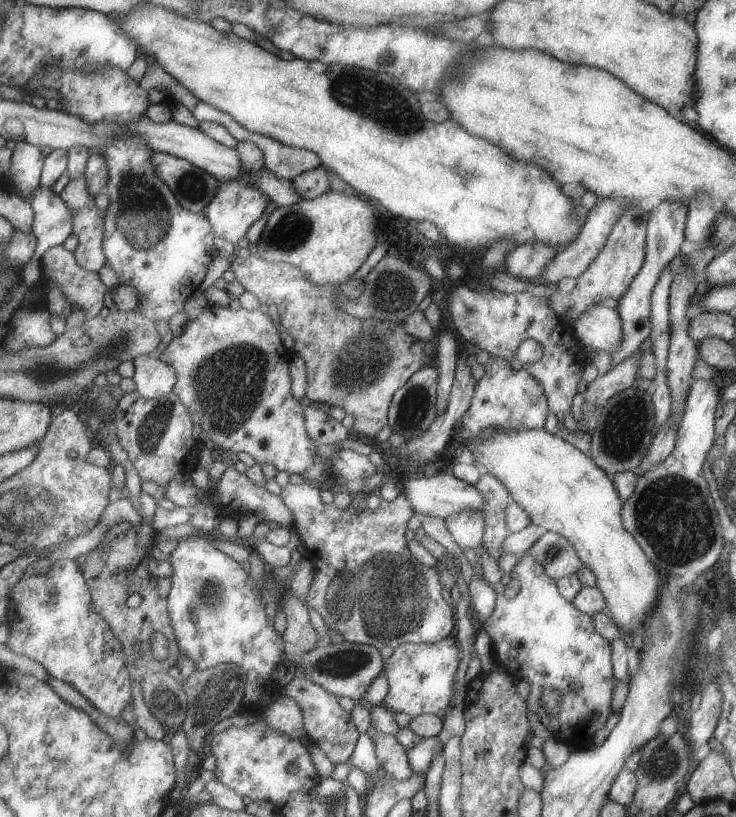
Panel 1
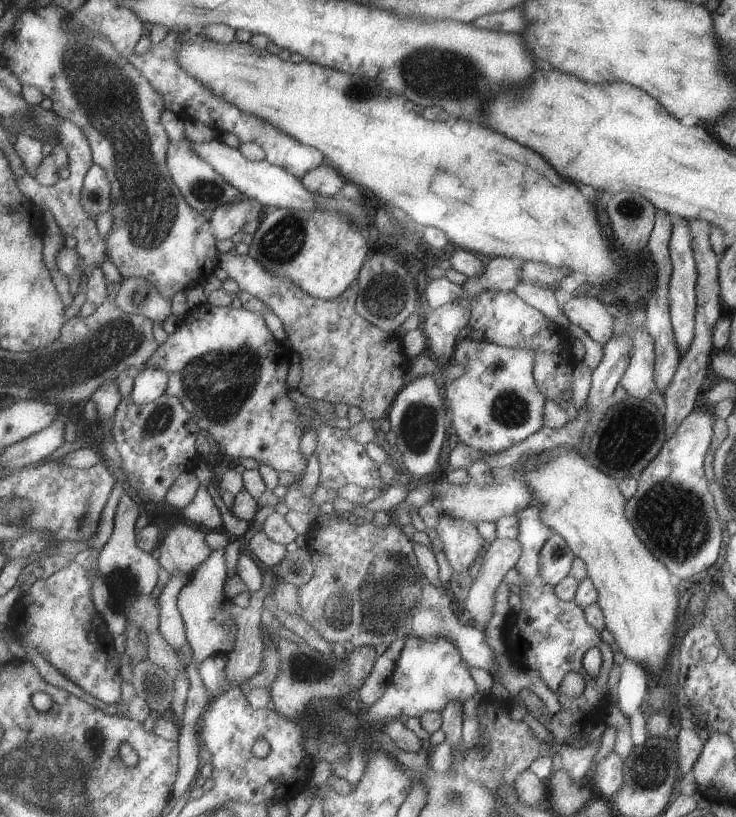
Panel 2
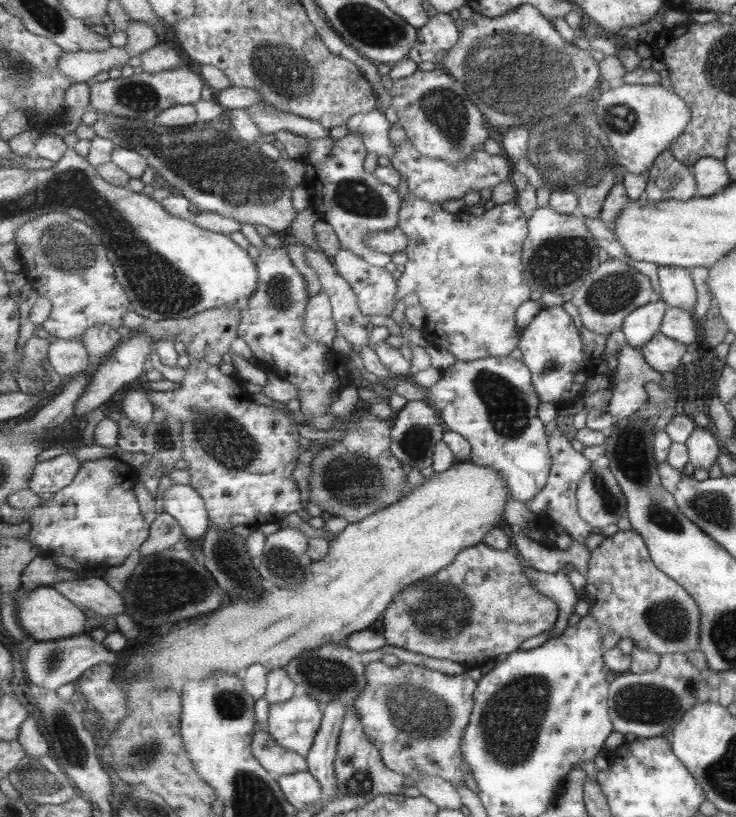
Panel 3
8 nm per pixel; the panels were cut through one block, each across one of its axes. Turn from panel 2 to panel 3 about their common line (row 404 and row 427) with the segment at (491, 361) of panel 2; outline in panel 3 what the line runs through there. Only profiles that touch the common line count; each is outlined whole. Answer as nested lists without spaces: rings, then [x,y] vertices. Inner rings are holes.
[[[489,356],[479,360],[456,361],[454,365],[442,371],[441,380],[430,388],[430,403],[440,412],[448,430],[462,434],[472,444],[469,460],[480,465],[489,465],[500,470],[508,480],[509,494],[513,499],[533,503],[548,485],[552,471],[553,457],[549,435],[545,431],[546,422],[539,418],[540,396],[532,381],[532,372],[521,359],[509,356]]]

